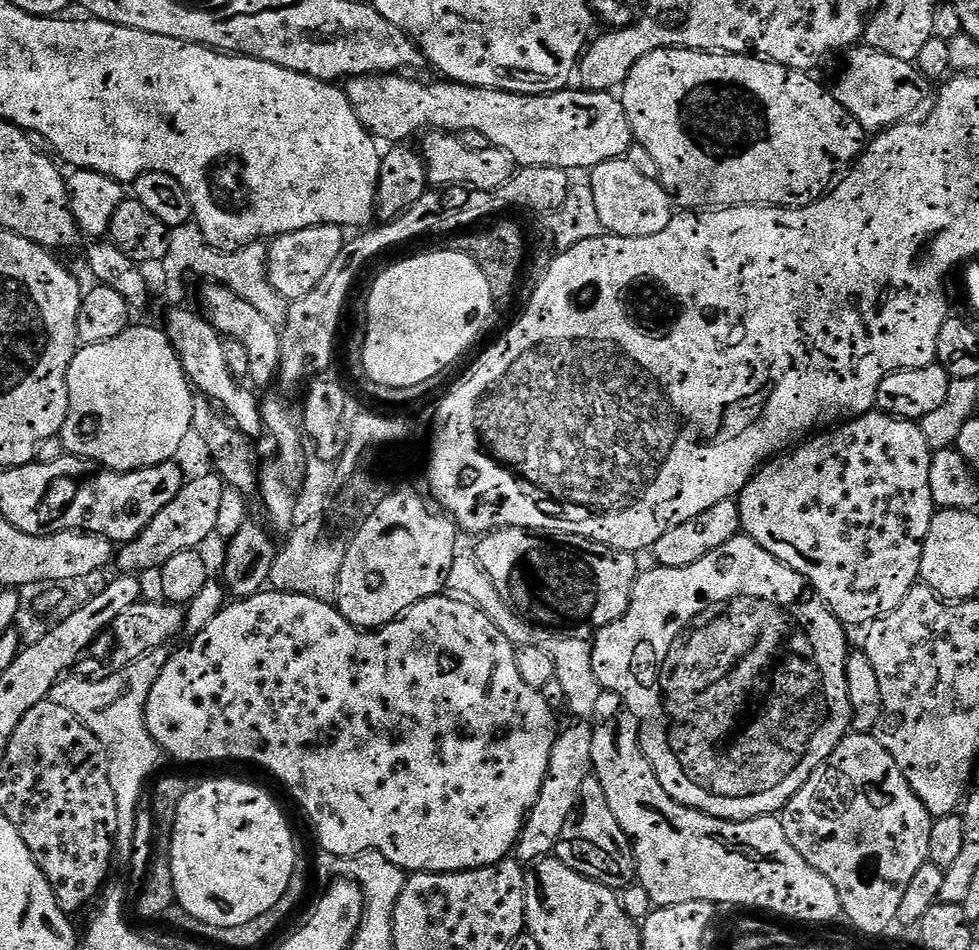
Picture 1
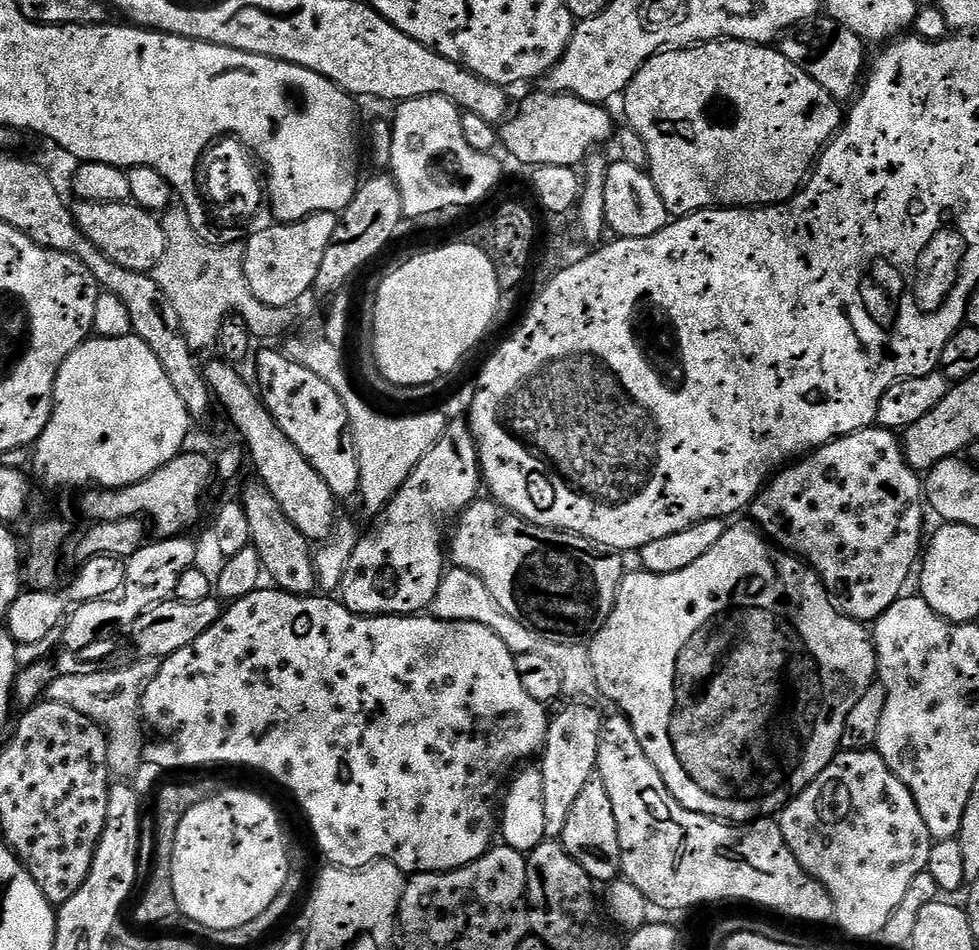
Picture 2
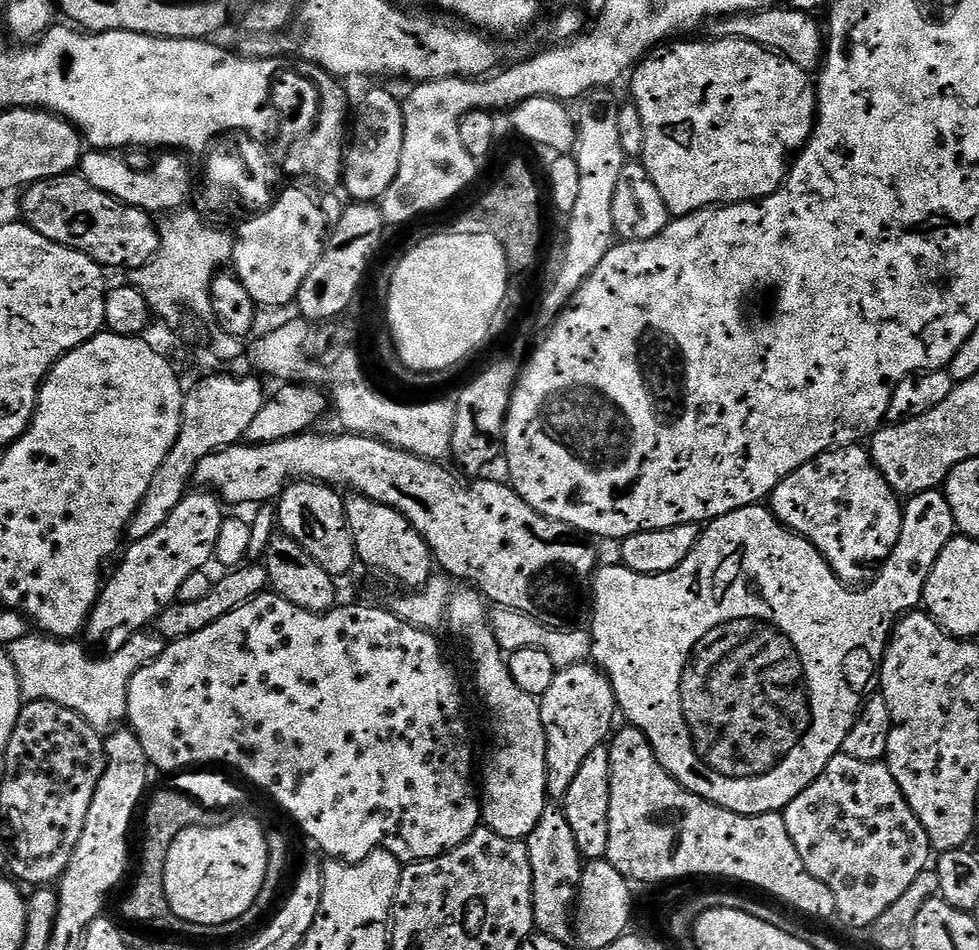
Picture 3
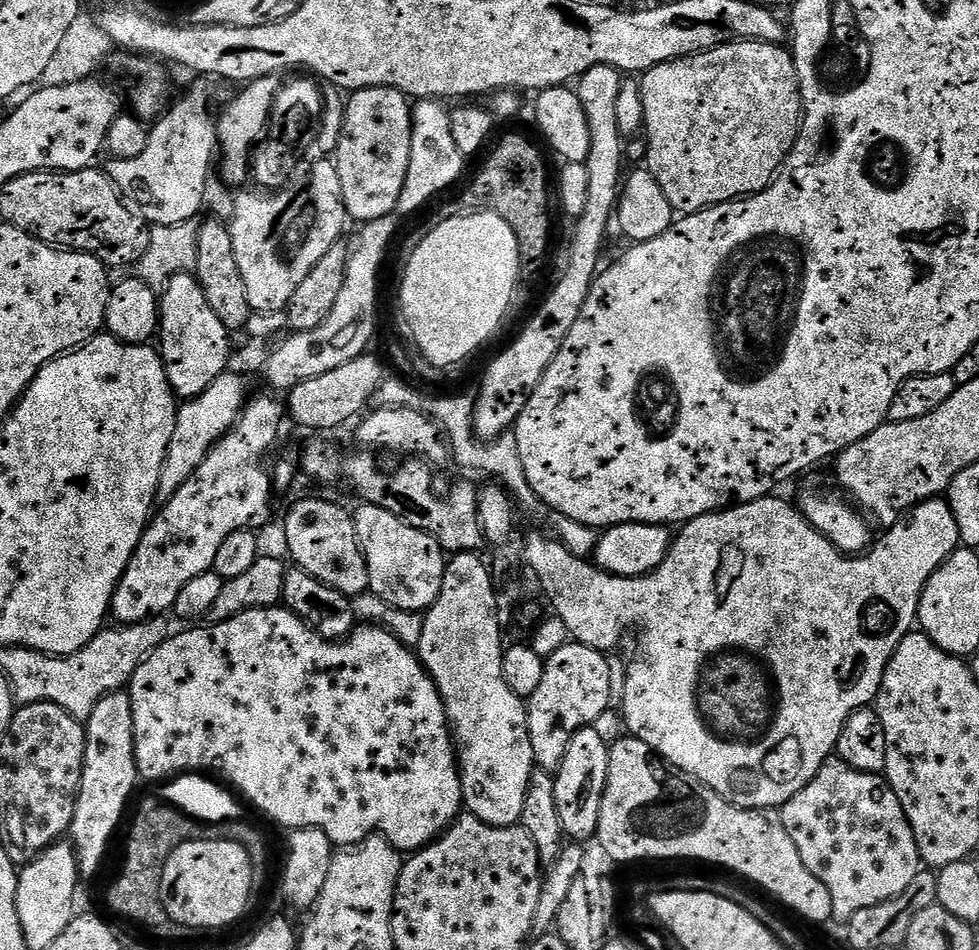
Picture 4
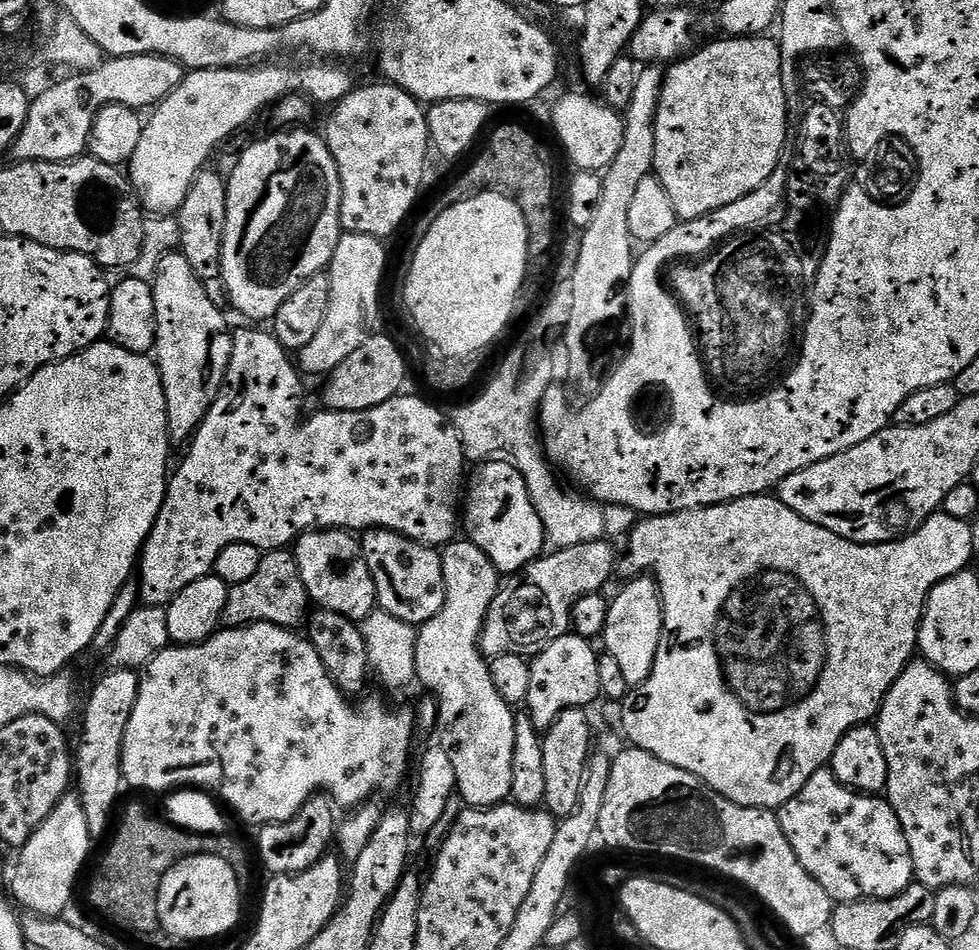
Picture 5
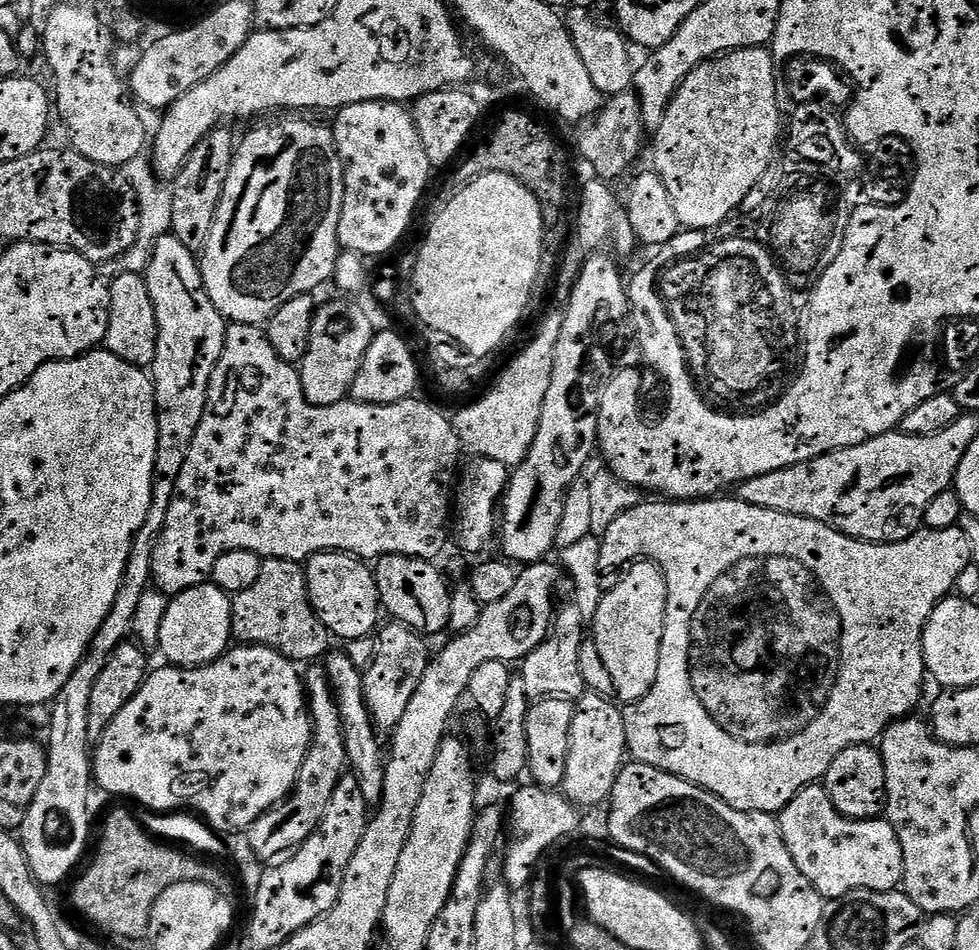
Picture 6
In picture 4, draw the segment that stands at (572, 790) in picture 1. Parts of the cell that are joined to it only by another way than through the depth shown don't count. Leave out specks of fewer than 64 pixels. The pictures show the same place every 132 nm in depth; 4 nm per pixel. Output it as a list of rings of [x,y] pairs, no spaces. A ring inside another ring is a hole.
[[[575,642],[564,644],[546,657],[542,682],[538,682],[538,690],[526,700],[530,746],[534,746],[539,771],[555,774],[574,737],[603,718],[612,700],[612,668],[608,659],[598,649]]]

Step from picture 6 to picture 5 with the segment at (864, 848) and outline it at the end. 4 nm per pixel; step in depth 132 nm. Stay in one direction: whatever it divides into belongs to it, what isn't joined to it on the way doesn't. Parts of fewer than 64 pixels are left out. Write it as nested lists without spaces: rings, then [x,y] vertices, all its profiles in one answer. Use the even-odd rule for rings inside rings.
[[[831,767],[817,770],[799,794],[778,809],[778,815],[782,834],[786,834],[786,842],[790,842],[798,862],[802,862],[806,874],[810,874],[810,878],[814,878],[814,882],[818,882],[818,886],[822,886],[836,904],[853,904],[855,900],[889,900],[914,883],[910,846],[906,834],[902,834],[898,814],[894,814],[887,799],[879,795],[865,796],[863,792],[852,792],[842,786],[838,778],[834,778]]]

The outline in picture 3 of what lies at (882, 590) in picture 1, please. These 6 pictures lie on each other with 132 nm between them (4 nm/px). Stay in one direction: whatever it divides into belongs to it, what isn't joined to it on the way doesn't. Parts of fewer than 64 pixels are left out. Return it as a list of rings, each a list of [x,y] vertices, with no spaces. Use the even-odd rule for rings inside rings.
[[[854,443],[829,448],[791,472],[770,497],[770,507],[775,516],[793,532],[805,536],[824,555],[837,576],[852,586],[871,580],[880,565],[891,558],[904,525],[901,497],[872,463],[871,451],[860,447],[864,446]]]

